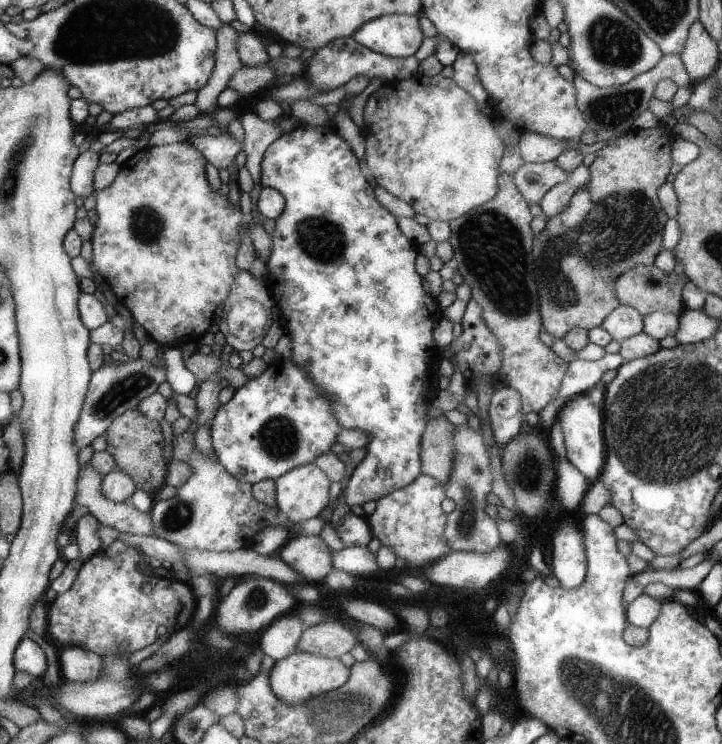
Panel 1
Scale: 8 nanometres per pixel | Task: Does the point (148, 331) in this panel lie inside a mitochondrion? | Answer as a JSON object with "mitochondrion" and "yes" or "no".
{"mitochondrion":"no"}

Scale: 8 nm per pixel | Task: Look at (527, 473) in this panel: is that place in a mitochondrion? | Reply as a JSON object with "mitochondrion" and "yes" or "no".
{"mitochondrion":"yes"}

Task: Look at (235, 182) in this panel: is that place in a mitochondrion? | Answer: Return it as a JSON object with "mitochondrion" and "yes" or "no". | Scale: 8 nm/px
{"mitochondrion":"no"}

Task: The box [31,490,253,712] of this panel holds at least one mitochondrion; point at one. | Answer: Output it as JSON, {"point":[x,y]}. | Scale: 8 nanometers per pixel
{"point":[178,516]}

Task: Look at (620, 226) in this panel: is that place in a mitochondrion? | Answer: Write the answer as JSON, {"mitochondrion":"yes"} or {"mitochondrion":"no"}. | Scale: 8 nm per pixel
{"mitochondrion":"yes"}

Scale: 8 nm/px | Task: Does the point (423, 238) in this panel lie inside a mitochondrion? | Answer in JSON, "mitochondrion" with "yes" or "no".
{"mitochondrion":"no"}

